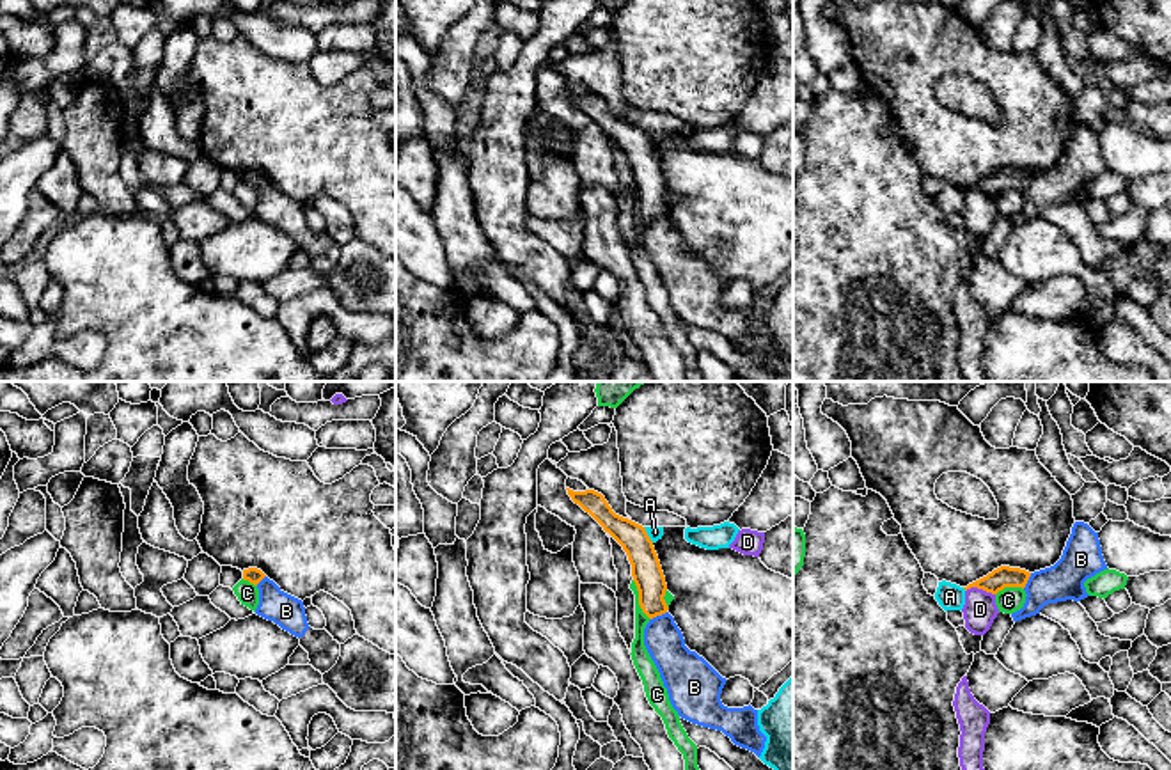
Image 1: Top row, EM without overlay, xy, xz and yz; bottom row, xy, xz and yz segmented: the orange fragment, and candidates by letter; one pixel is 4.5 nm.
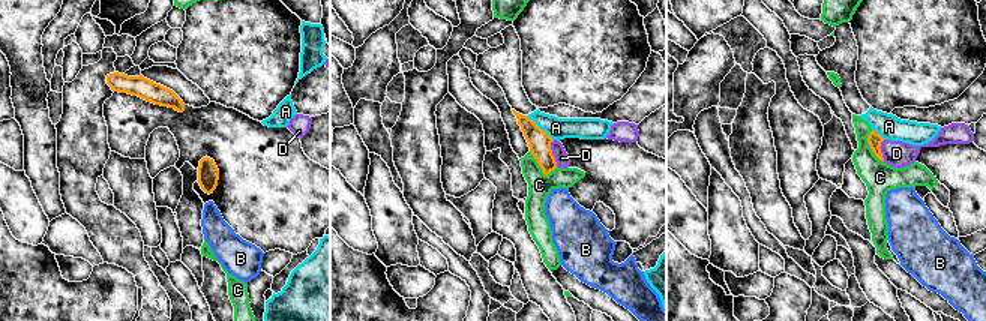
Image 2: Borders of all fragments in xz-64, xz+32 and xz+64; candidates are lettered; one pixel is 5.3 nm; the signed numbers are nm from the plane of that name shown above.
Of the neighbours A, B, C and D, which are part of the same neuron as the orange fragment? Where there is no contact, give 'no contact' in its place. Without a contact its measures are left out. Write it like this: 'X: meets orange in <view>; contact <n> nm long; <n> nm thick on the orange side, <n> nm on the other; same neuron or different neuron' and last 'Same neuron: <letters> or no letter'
A: meets orange in xz; contact 90 nm long; 140 nm thick on the orange side, 60 nm on the other; different neuron
B: meets orange in xz; contact 90 nm long; 140 nm thick on the orange side, 180 nm on the other; different neuron
C: meets orange in xz; contact 190 nm long; 140 nm thick on the orange side, 80 nm on the other; different neuron
D: meets orange in yz; contact 140 nm long; 100 nm thick on the orange side, 150 nm on the other; different neuron
Same neuron: no letter

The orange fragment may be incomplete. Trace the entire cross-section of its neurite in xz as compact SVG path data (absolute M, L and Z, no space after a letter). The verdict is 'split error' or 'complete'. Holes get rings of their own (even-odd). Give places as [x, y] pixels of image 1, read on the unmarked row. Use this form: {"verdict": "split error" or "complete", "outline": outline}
{"verdict": "complete", "outline": "M566 92L571 103L589 115L626 154L642 215L649 222L665 216L669 213L664 202L667 186L646 131L616 117L605 99L594 92Z"}

